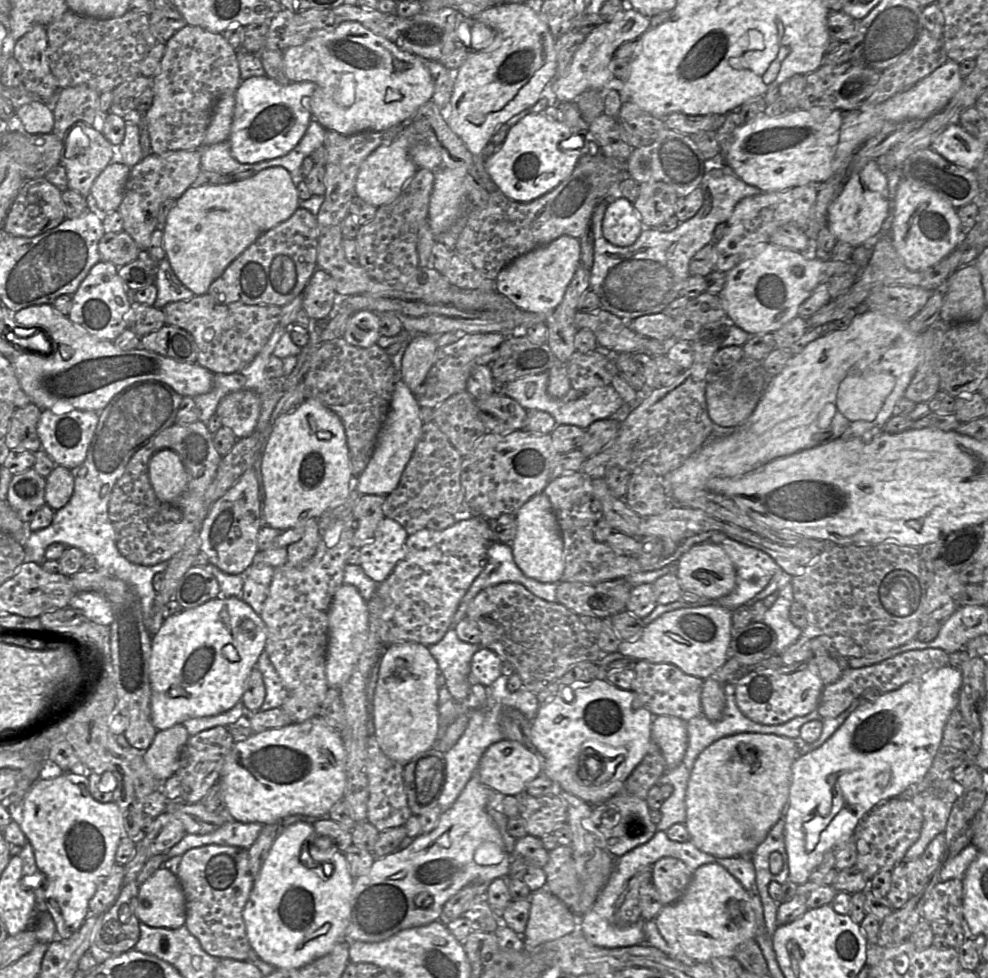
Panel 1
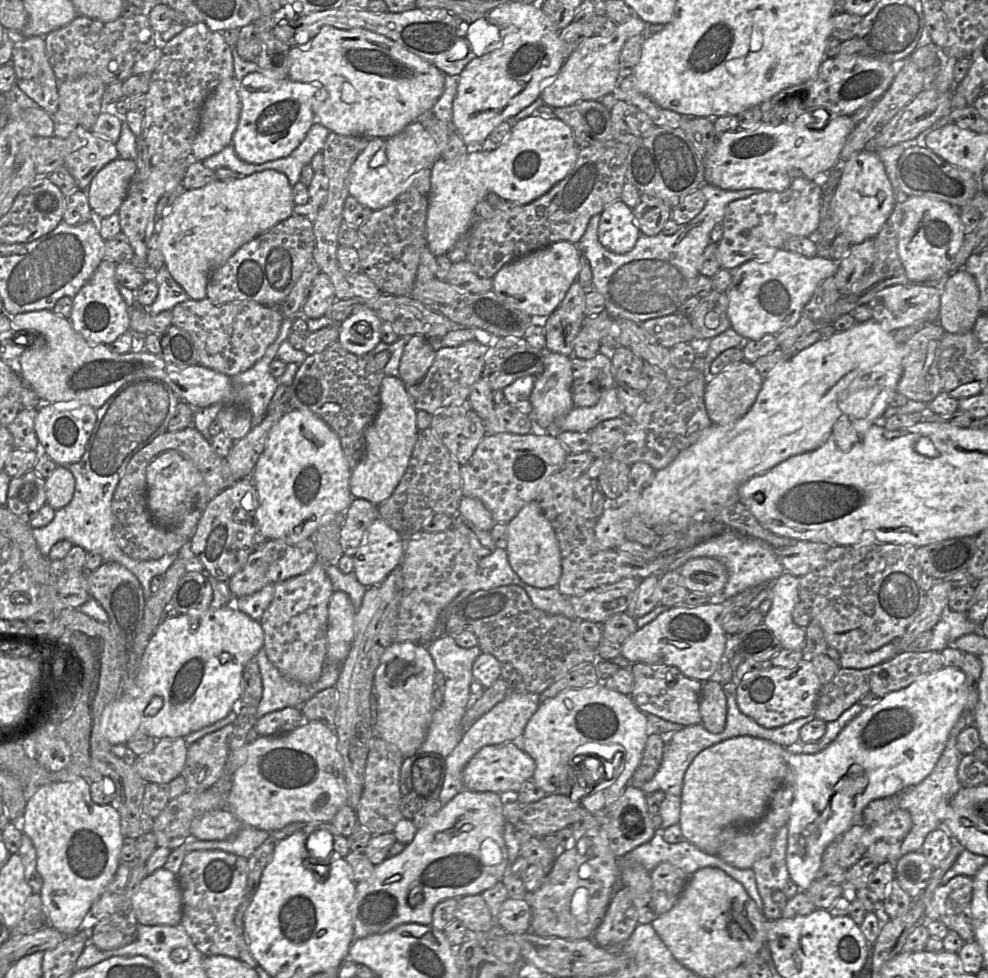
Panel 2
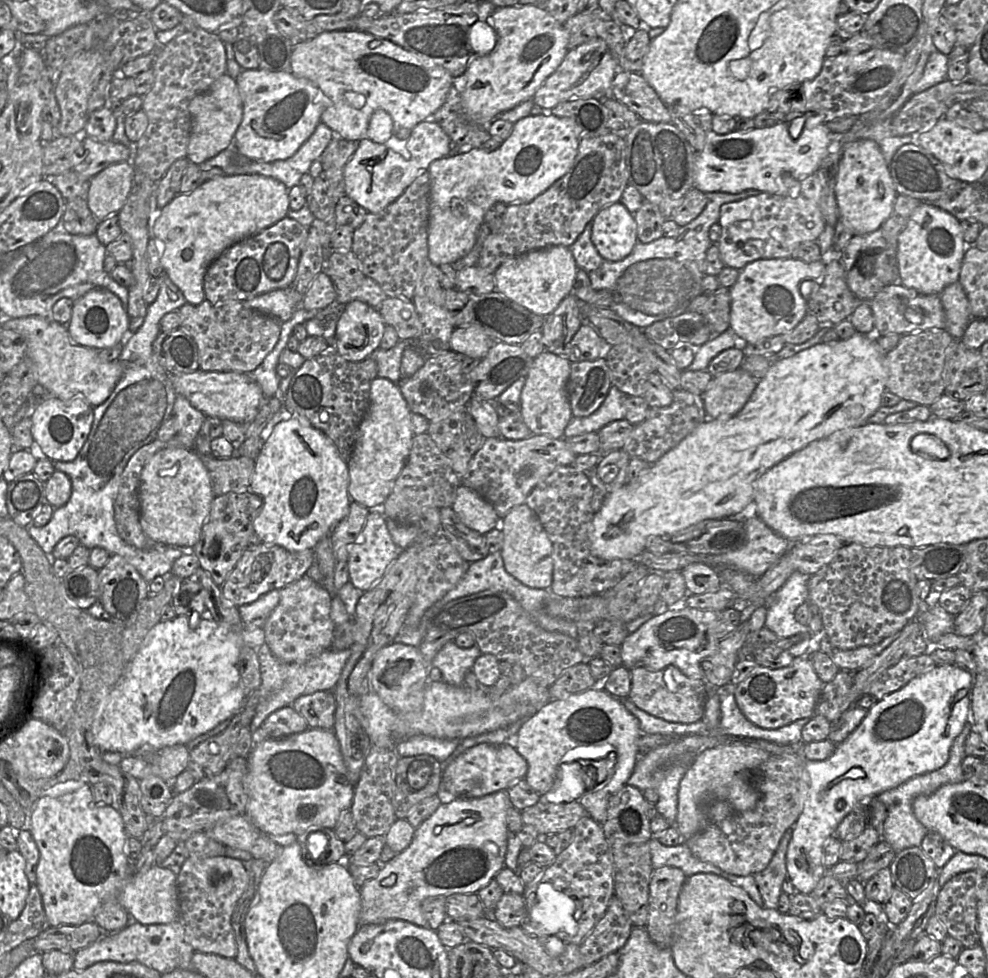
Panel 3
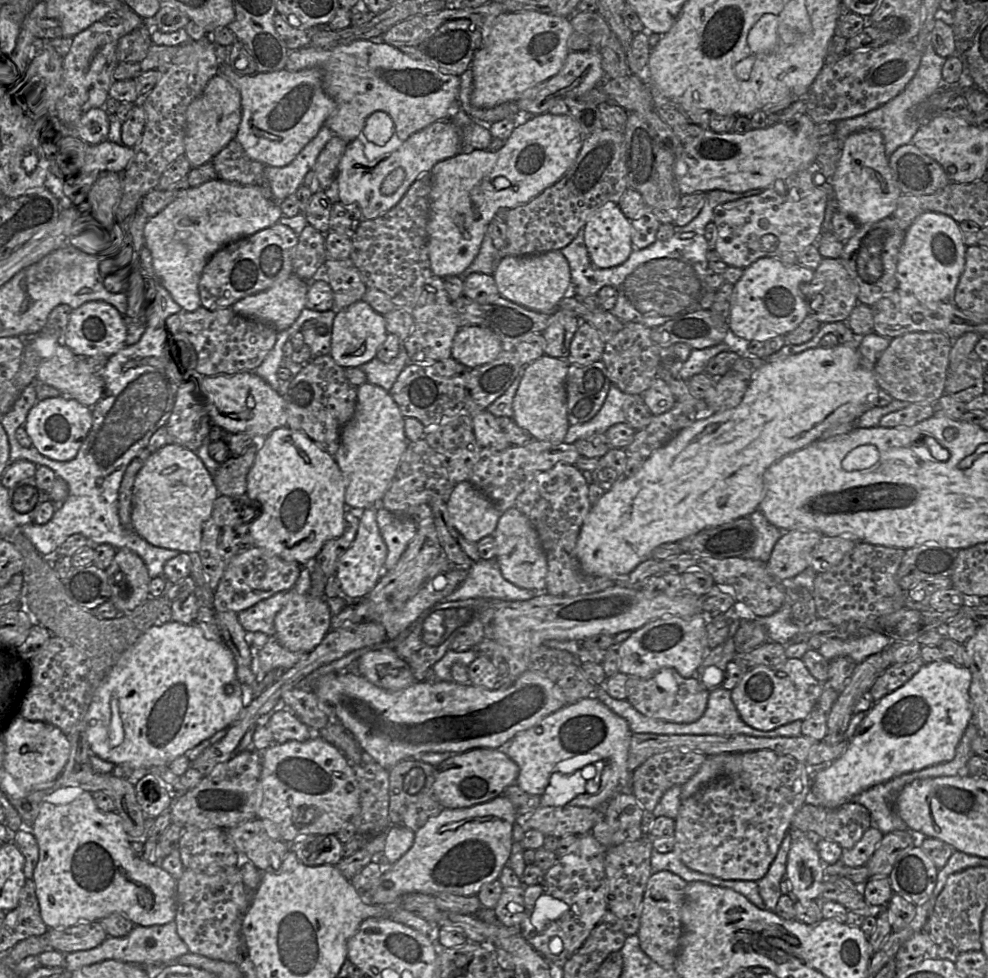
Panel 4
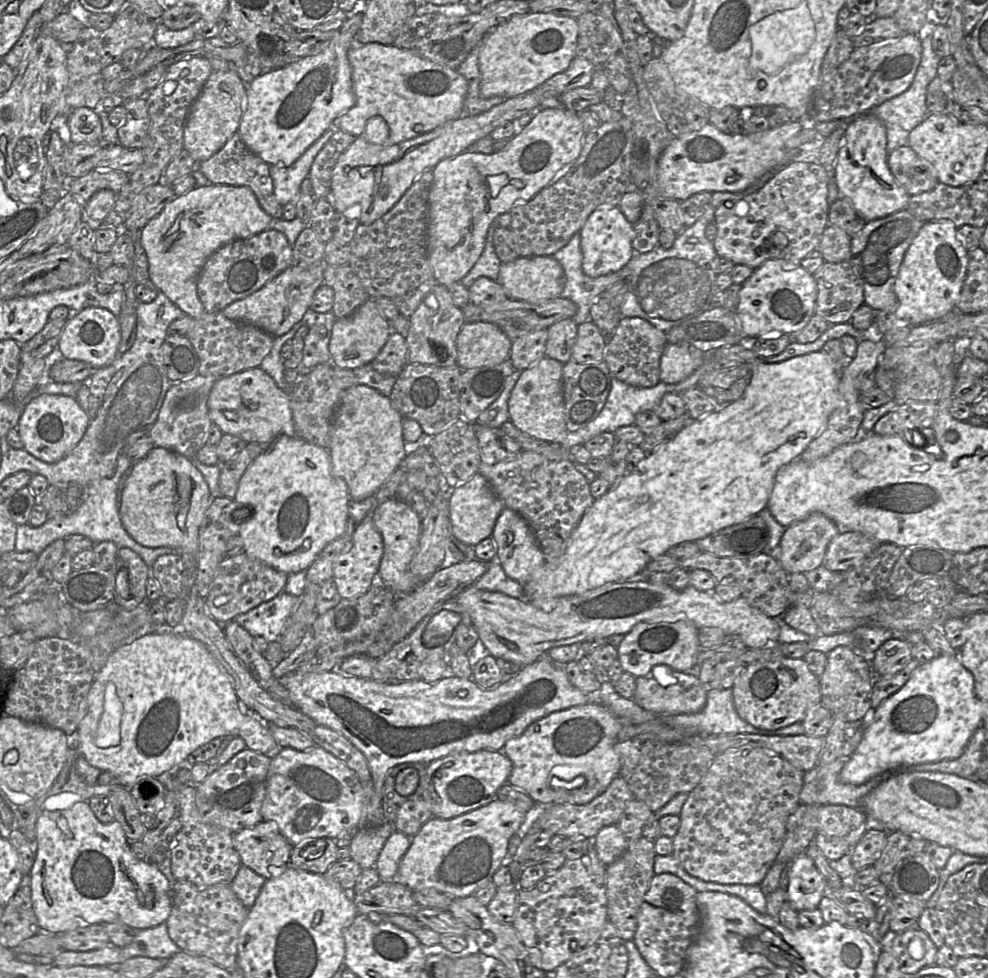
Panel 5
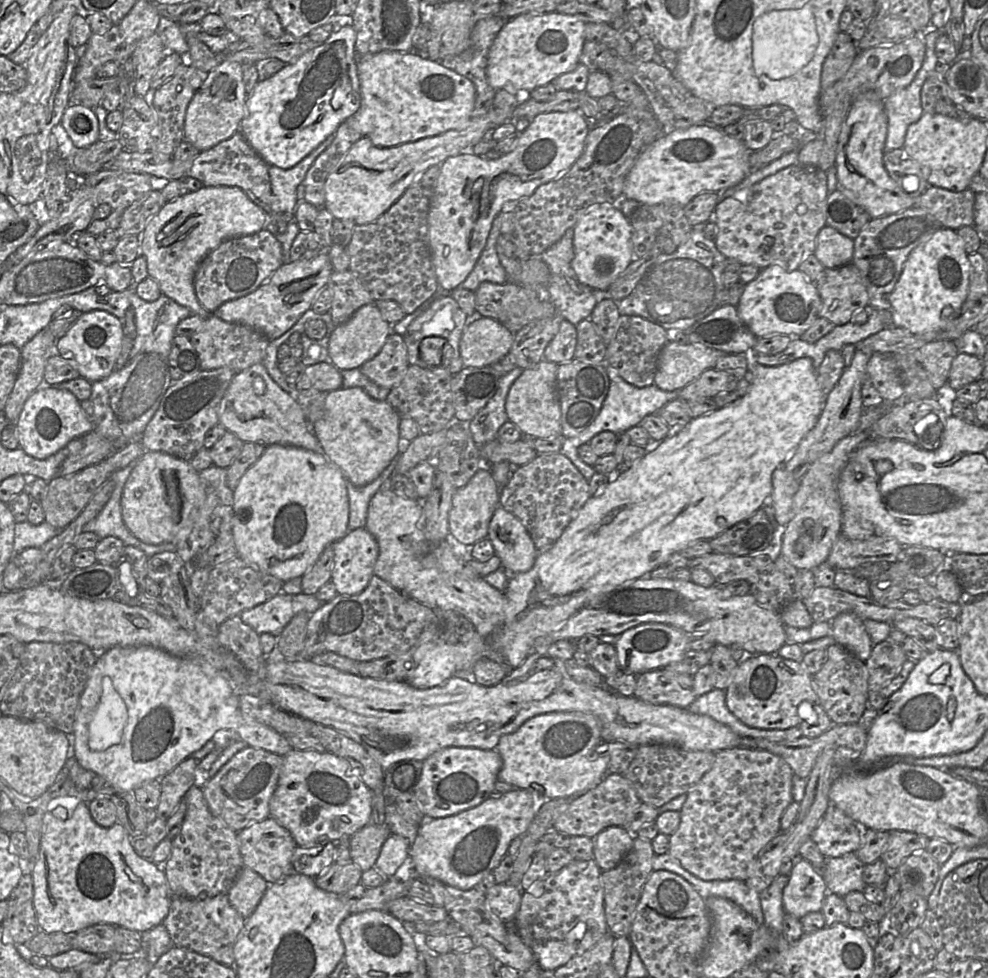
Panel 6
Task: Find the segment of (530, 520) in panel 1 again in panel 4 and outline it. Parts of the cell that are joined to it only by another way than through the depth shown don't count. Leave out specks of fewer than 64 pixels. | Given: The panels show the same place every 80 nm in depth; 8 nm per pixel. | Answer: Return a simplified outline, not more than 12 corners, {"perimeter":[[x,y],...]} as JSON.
{"perimeter":[[513,506],[492,534],[503,577],[545,589],[547,559],[530,520]]}

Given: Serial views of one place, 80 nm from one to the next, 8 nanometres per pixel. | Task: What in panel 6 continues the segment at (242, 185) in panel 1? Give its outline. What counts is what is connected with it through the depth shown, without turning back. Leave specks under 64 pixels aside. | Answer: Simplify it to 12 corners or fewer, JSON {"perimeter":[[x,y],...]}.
{"perimeter":[[240,188],[164,204],[139,254],[163,295],[205,319],[193,284],[225,240],[265,229]]}

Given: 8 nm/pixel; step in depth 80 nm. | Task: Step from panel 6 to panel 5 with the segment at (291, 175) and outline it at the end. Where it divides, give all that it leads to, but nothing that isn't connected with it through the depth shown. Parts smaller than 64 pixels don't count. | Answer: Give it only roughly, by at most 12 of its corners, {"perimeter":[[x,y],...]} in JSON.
{"perimeter":[[327,129],[289,167],[269,166],[281,206],[294,203],[311,165],[334,135]]}

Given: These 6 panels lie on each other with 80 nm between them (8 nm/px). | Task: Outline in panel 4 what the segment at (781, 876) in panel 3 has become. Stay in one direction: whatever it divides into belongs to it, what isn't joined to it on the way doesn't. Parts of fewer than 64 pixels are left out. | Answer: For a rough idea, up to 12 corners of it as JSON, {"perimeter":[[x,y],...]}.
{"perimeter":[[790,829],[766,874],[757,881],[769,911],[782,895],[780,881],[786,873],[791,846]]}

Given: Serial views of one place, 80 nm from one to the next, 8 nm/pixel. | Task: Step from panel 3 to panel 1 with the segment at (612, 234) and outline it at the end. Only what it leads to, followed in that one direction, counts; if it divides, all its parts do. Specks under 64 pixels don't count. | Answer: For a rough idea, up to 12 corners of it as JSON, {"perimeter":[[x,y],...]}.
{"perimeter":[[610,202],[603,236],[620,247],[632,245],[644,225],[633,203]]}

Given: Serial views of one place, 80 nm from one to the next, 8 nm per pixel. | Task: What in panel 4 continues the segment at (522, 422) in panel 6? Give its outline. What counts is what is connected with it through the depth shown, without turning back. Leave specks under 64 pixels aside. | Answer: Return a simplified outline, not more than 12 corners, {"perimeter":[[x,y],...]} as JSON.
{"perimeter":[[546,354],[524,366],[514,422],[536,440],[568,431],[569,363]]}

